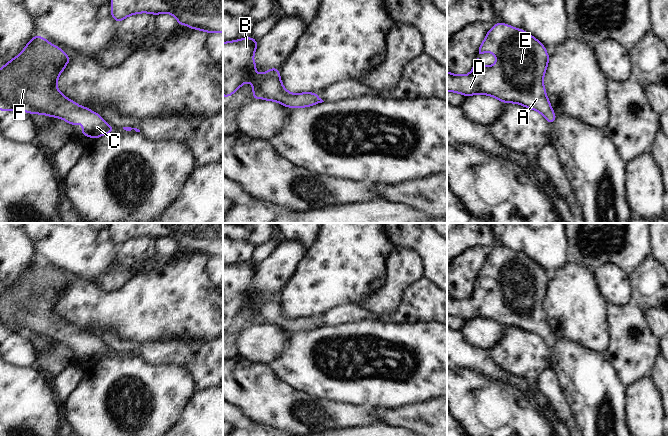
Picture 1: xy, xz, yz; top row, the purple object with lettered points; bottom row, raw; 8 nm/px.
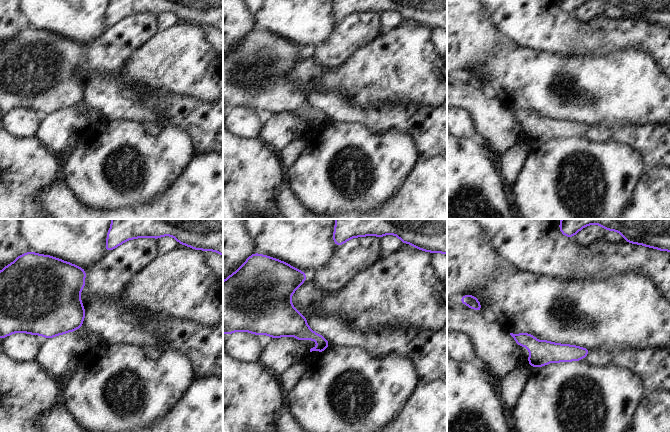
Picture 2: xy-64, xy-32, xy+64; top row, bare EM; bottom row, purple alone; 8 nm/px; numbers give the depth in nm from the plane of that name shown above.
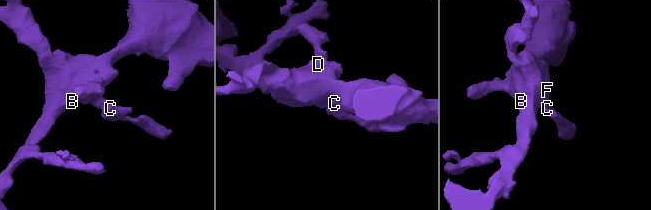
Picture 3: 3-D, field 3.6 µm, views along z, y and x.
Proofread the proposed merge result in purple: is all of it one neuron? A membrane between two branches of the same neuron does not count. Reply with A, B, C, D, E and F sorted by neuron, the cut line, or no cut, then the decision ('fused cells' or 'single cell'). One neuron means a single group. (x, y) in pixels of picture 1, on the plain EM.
A B C D E F; no cut; single cell

